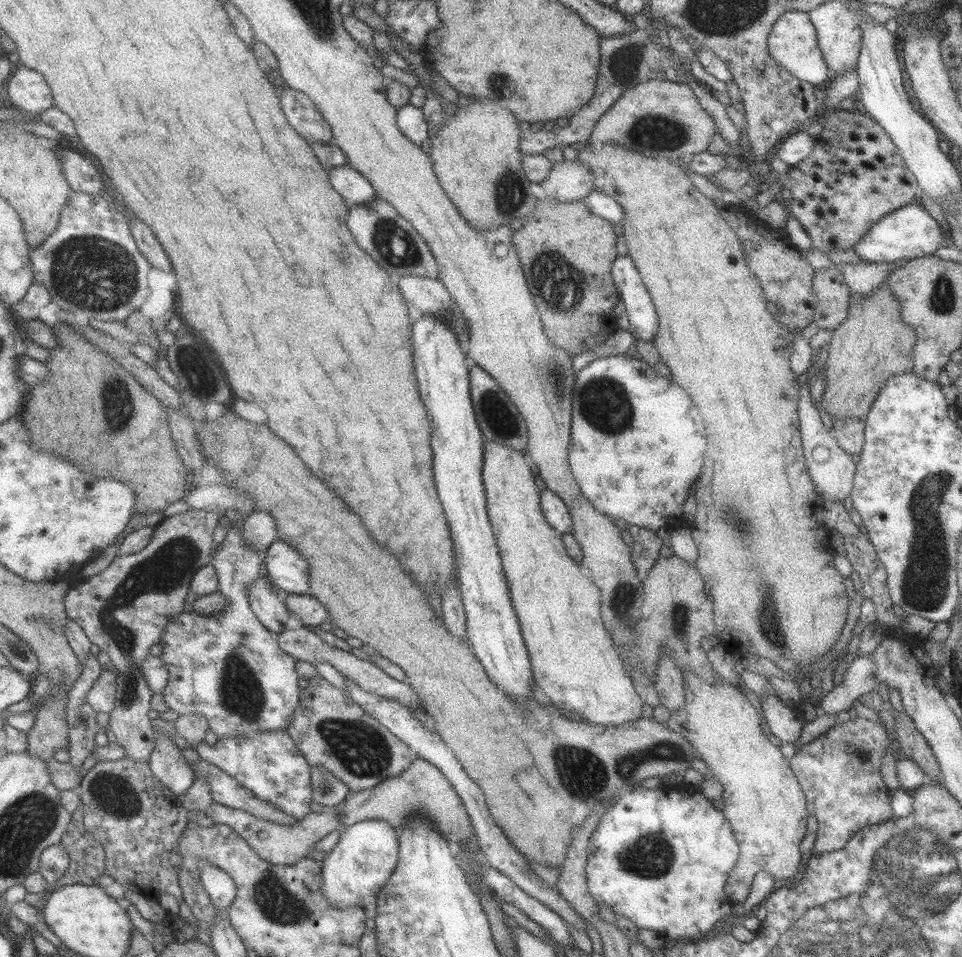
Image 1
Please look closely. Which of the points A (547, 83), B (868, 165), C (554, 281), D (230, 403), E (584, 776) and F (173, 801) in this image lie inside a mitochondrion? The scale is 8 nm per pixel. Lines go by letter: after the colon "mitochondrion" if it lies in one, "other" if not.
A: other
B: other
C: mitochondrion
D: other
E: mitochondrion
F: other

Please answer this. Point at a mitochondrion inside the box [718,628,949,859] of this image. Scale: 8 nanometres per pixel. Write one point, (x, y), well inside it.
(862, 757)

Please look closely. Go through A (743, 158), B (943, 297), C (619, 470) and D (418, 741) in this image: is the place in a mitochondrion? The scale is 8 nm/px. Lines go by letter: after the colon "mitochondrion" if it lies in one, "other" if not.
A: other
B: mitochondrion
C: other
D: other

